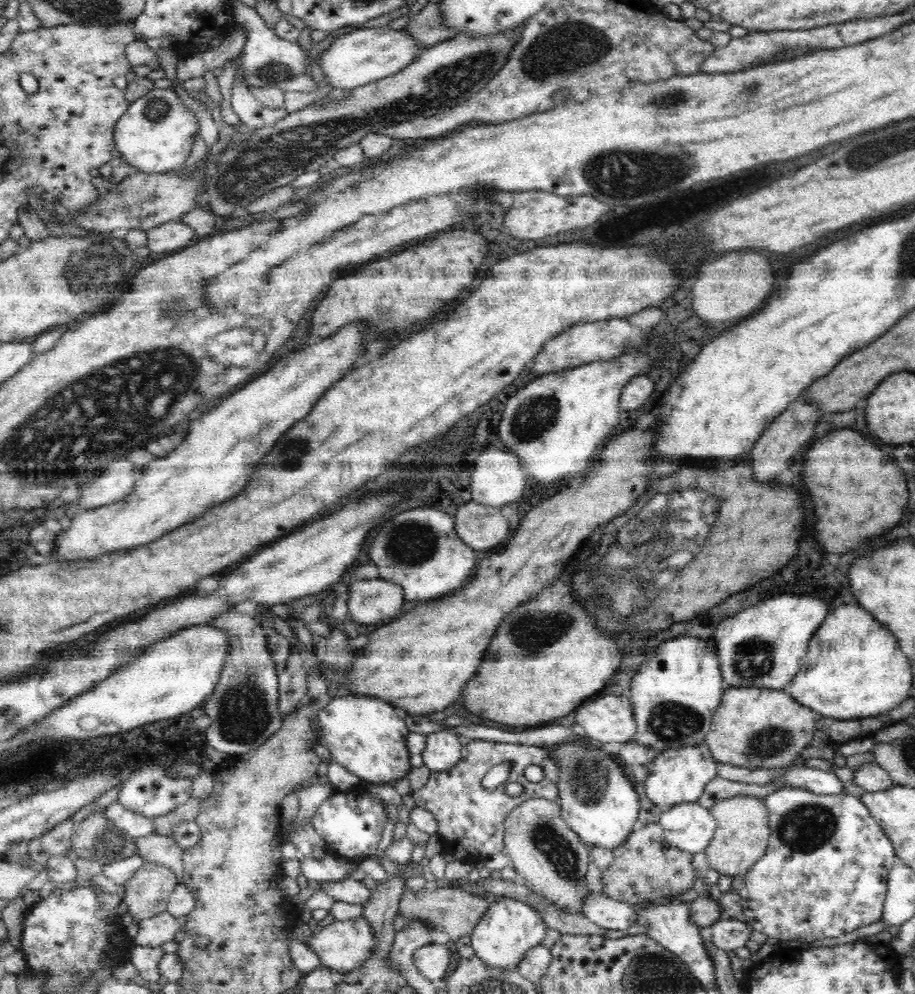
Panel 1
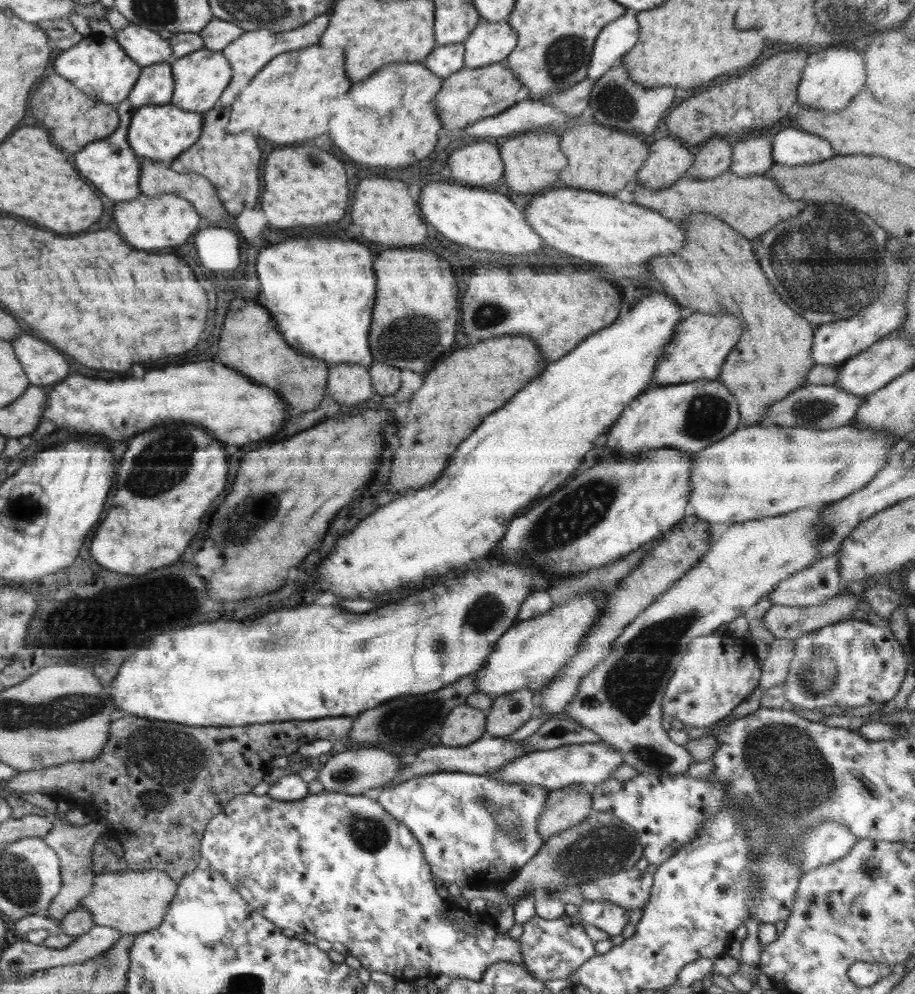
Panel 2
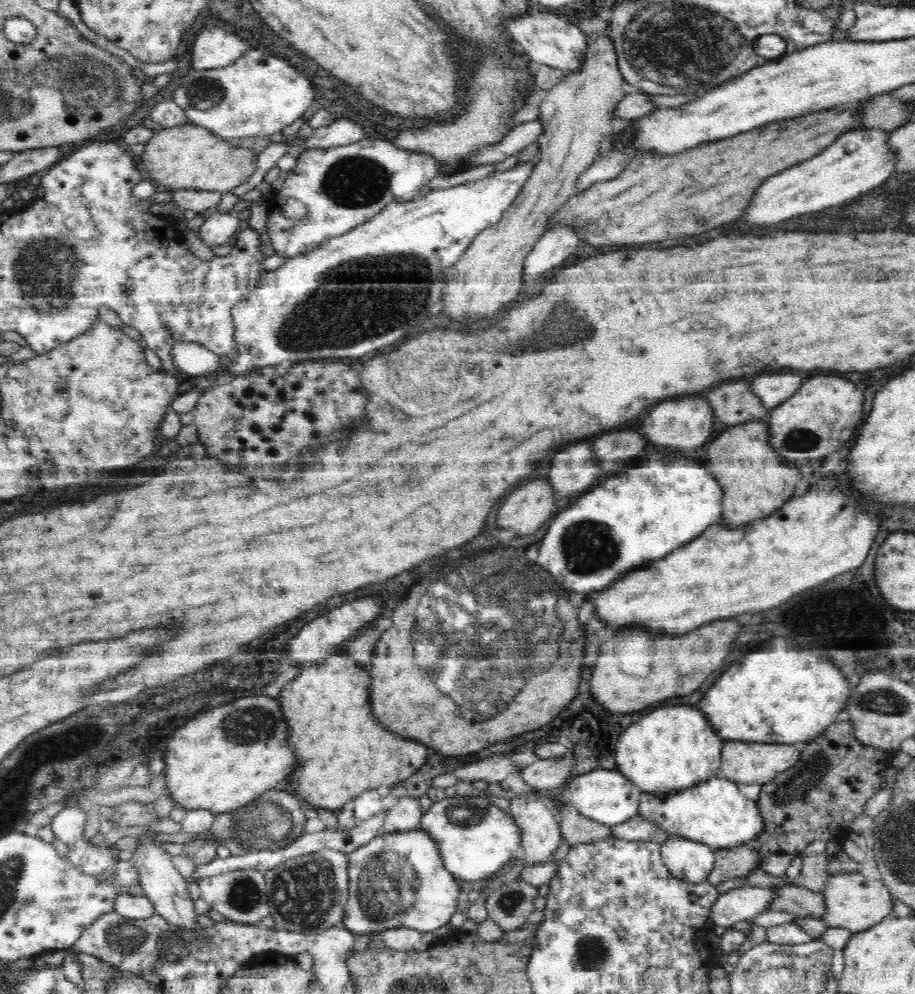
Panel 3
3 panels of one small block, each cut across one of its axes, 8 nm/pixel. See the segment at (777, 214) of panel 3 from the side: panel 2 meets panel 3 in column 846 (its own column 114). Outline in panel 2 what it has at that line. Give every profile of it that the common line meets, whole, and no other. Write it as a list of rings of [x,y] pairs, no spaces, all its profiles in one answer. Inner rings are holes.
[[[129,98],[117,104],[120,115],[120,124],[116,131],[106,139],[97,140],[82,148],[82,152],[76,152],[74,160],[78,164],[78,170],[94,184],[102,194],[116,202],[134,200],[140,196],[141,187],[141,161],[137,153],[130,148],[128,132],[129,124],[133,117],[134,107]]]

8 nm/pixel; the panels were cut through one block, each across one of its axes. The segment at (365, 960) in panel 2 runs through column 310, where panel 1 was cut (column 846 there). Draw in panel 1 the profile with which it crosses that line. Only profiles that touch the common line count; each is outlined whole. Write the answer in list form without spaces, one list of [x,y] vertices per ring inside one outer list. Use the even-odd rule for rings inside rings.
[[[781,788],[764,798],[765,806],[769,813],[770,838],[766,852],[745,872],[746,885],[737,893],[742,897],[742,910],[745,922],[754,930],[763,932],[771,942],[783,942],[787,940],[799,940],[806,943],[824,938],[836,938],[842,934],[850,934],[862,926],[868,926],[883,918],[884,902],[887,896],[888,873],[898,859],[896,849],[886,833],[872,818],[868,808],[861,798],[844,794],[820,795],[802,788]]]

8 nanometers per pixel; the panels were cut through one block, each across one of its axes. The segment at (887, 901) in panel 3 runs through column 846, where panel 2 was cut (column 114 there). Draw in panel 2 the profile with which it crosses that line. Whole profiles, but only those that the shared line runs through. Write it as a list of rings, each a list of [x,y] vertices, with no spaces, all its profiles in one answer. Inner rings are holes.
[[[152,868],[150,870],[124,870],[104,873],[96,876],[94,886],[88,896],[80,899],[79,906],[87,908],[96,925],[110,926],[124,935],[138,935],[153,931],[160,926],[170,901],[178,892],[178,884],[166,872]]]

